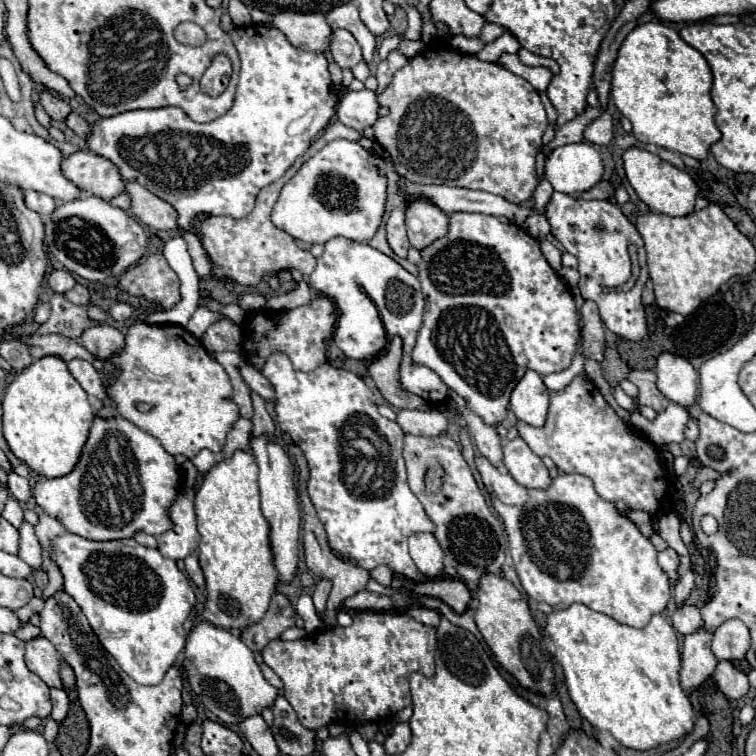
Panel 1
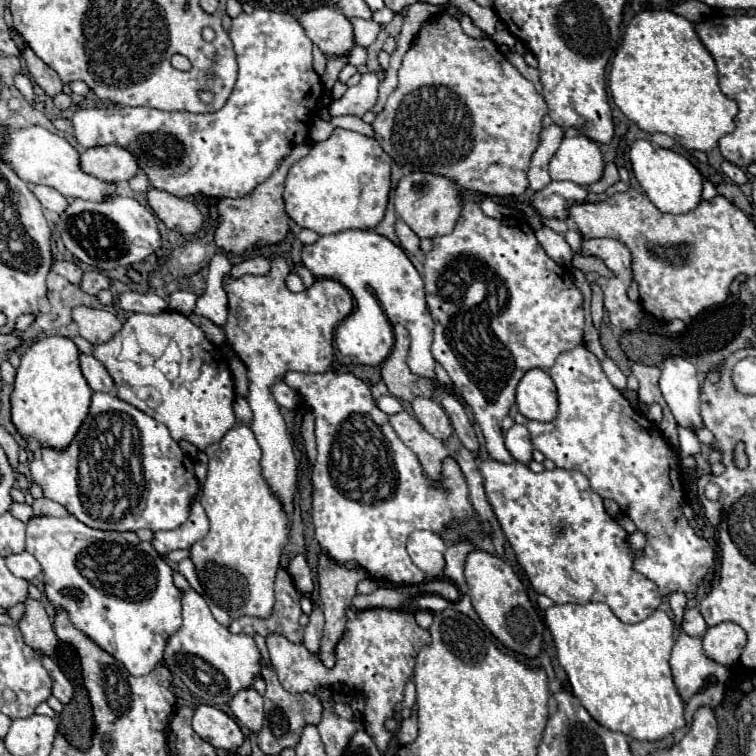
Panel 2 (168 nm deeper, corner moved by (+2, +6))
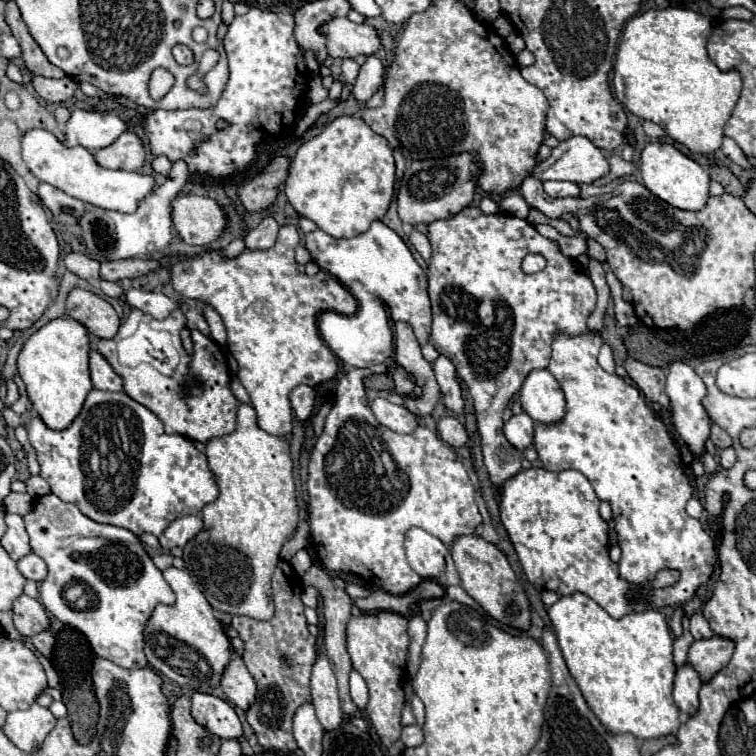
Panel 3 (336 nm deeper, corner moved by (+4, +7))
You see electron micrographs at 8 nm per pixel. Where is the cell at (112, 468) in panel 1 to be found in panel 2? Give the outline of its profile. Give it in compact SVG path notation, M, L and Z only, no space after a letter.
M102 392L92 396L90 414L70 446L64 450L42 446L42 458L30 462L30 472L32 480L42 486L46 498L62 504L80 522L98 530L174 530L188 520L190 504L200 494L200 482L194 474L194 460L180 450L168 428L132 404L120 400L116 394Z

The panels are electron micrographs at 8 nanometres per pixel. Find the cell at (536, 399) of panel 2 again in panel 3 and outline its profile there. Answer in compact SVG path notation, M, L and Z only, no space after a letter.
M546 369L528 373L520 387L522 409L538 423L556 423L564 417L564 393L554 375Z

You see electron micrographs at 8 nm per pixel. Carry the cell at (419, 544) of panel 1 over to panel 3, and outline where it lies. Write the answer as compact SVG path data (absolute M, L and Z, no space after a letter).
M412 527L406 533L404 545L406 545L408 563L420 577L438 579L444 573L446 569L444 555L448 553L448 549L438 537L426 533L420 527Z

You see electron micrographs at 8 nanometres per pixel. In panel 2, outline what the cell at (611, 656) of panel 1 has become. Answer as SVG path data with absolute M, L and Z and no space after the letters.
M602 602L556 604L546 610L546 624L554 636L558 662L568 674L572 692L596 722L636 740L660 740L686 724L684 702L676 692L668 664L674 646L674 622L664 610L656 610L638 624L624 624Z

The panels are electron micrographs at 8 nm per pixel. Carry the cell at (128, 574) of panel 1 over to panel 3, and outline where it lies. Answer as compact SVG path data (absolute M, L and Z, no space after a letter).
M52 493L36 499L34 509L24 517L24 521L32 553L42 557L48 565L48 575L38 585L40 599L46 611L58 621L82 631L100 657L110 659L124 669L146 667L148 661L144 655L144 629L156 605L174 605L176 599L174 591L166 583L162 571L146 553L140 539L128 529L90 521L80 513L76 505L60 501Z

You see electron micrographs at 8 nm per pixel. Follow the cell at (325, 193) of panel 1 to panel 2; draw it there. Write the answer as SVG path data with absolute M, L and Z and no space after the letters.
M334 128L328 140L316 142L310 148L310 152L290 168L286 178L286 190L284 190L286 212L300 228L310 228L320 236L338 234L354 228L372 230L378 226L378 222L384 218L386 212L388 194L390 194L390 166L392 166L392 158L384 154L382 146L374 138L352 130Z

